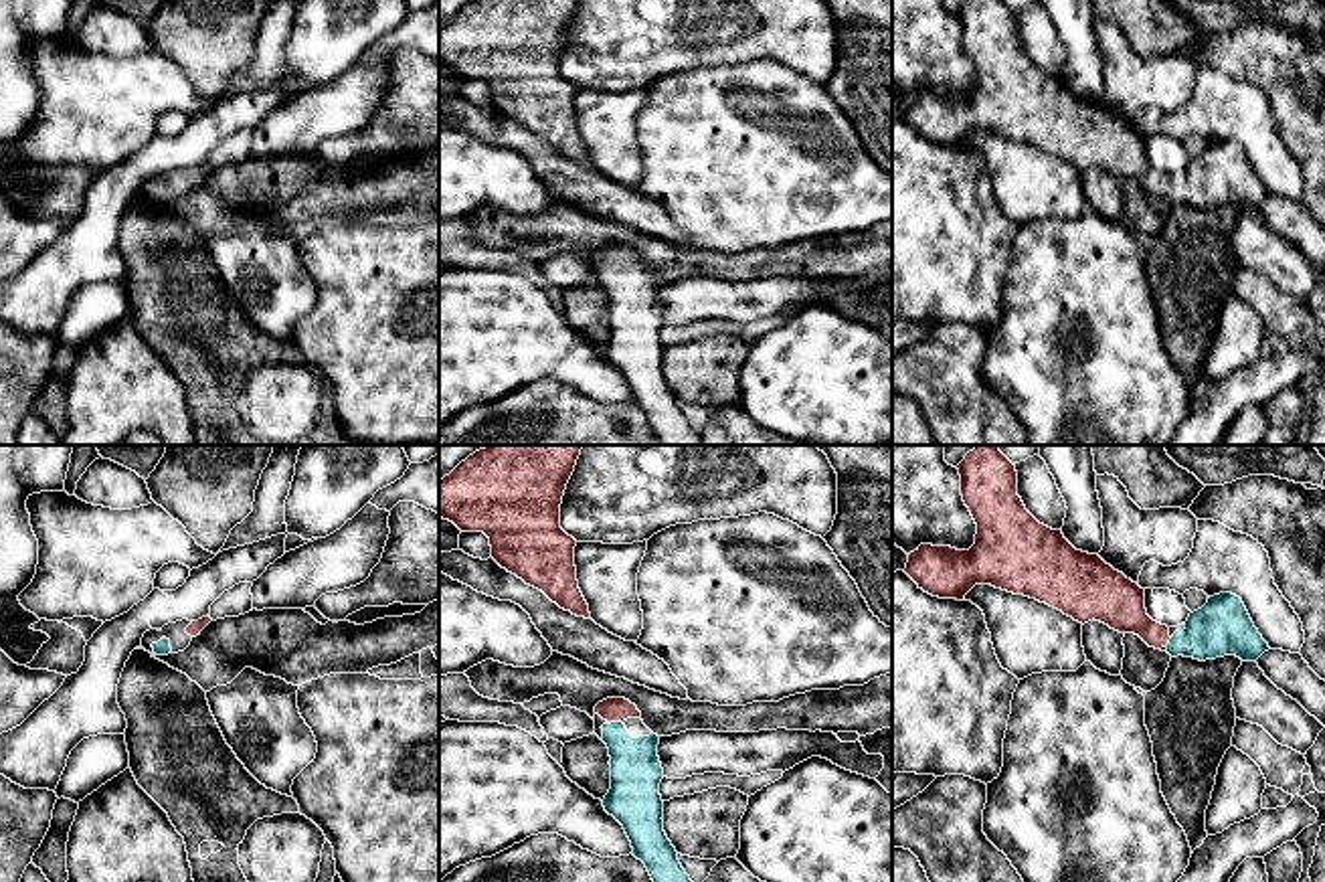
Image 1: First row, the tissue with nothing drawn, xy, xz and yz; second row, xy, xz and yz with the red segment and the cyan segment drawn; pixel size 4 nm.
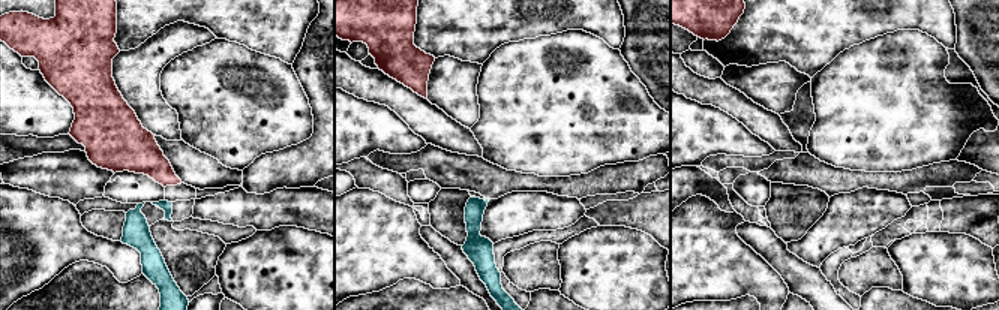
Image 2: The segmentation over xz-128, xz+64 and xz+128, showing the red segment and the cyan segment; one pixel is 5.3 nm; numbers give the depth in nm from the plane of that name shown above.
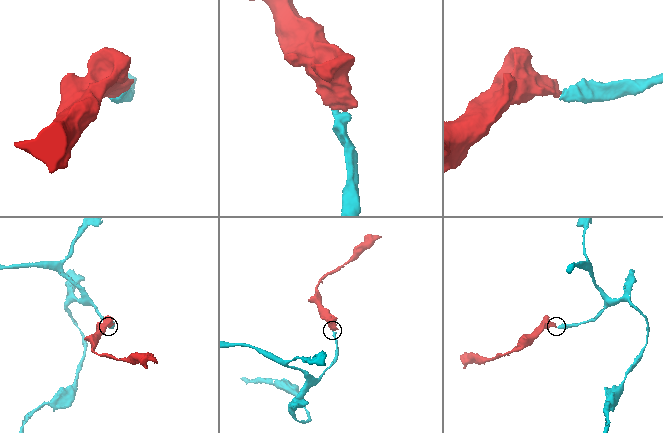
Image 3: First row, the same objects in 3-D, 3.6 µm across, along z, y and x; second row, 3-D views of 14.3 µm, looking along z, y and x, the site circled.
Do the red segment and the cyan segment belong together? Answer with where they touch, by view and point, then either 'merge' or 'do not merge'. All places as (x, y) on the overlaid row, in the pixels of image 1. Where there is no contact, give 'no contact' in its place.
xz (617, 721) | merge

